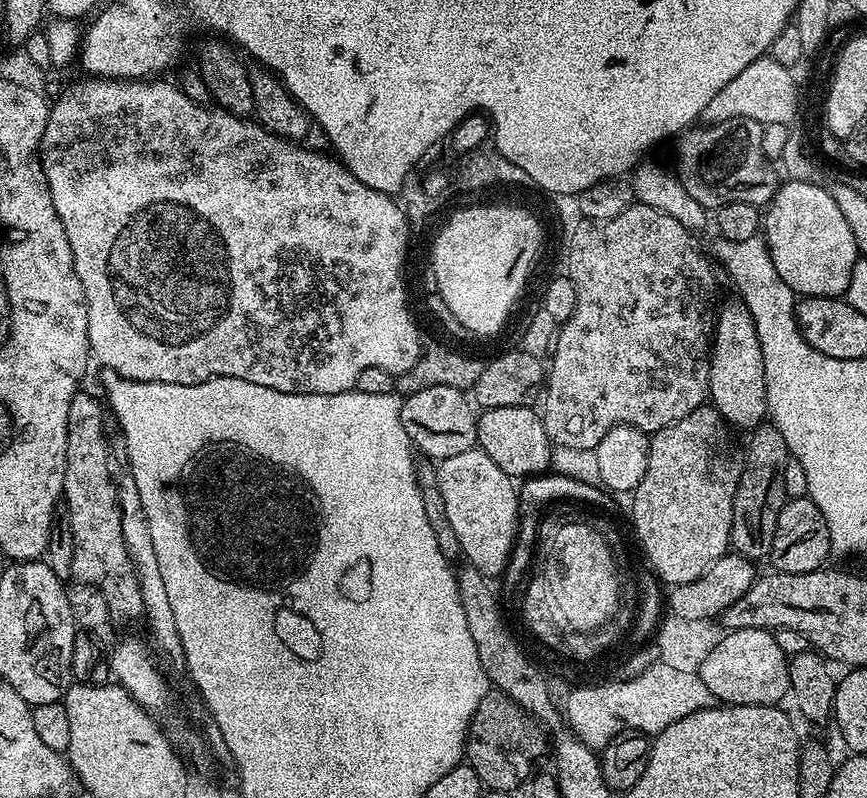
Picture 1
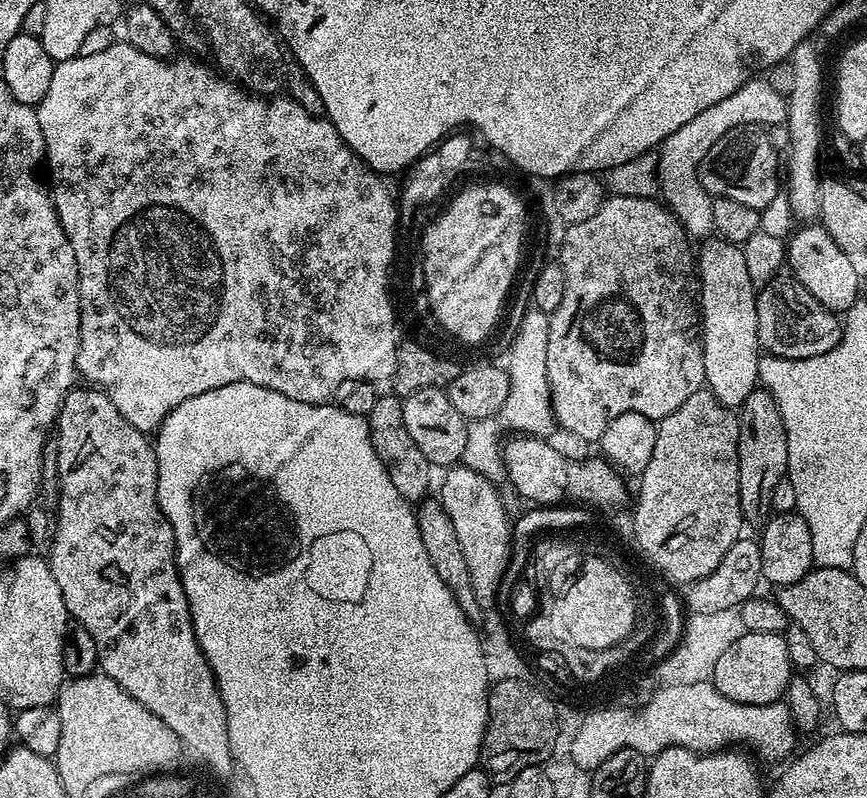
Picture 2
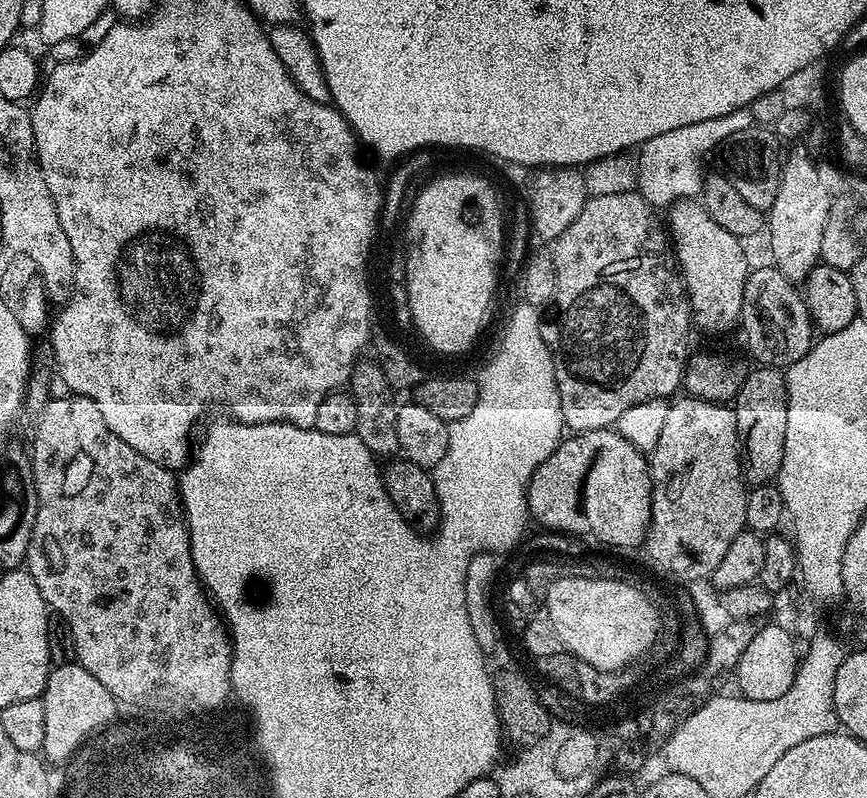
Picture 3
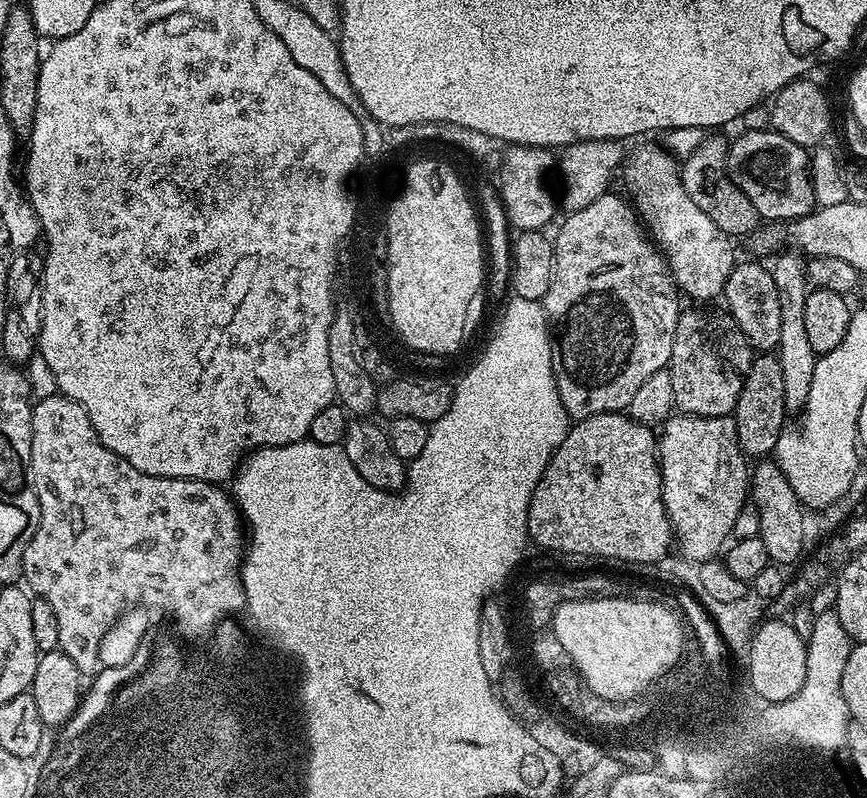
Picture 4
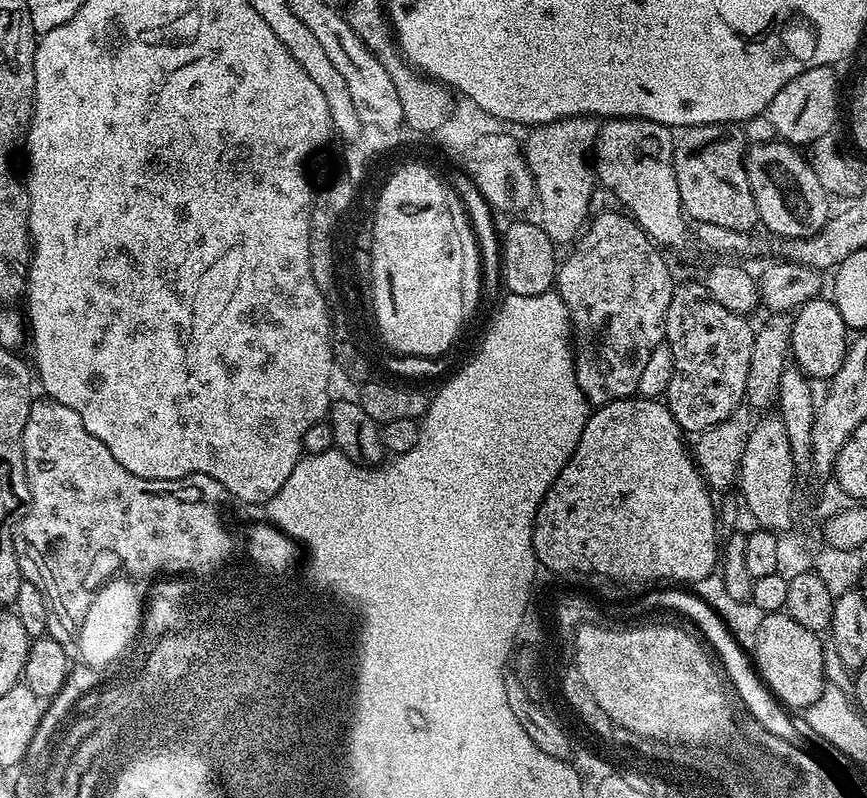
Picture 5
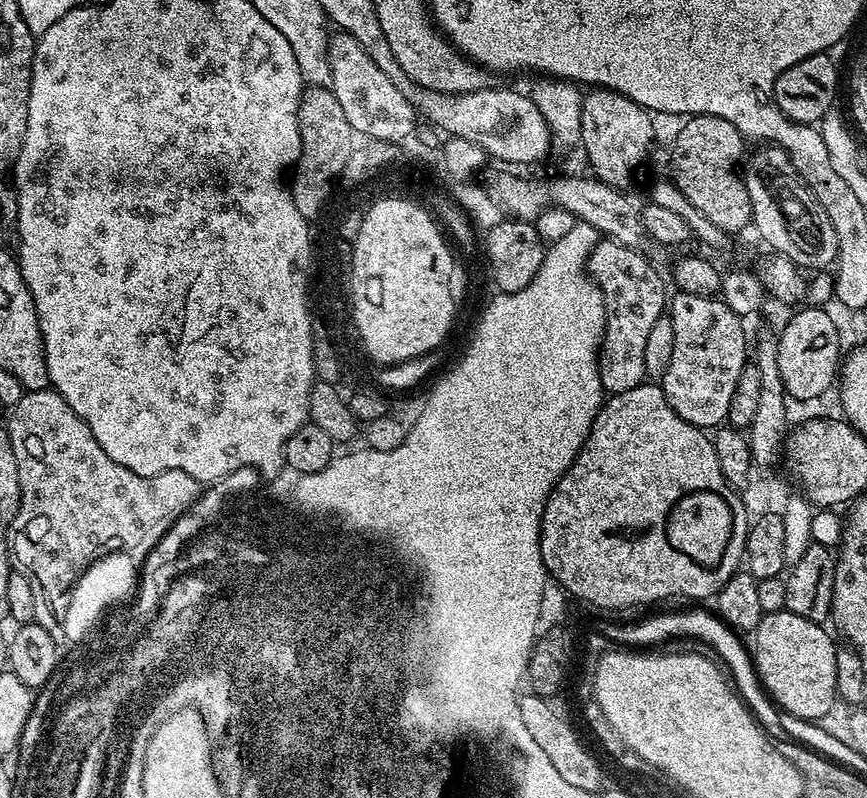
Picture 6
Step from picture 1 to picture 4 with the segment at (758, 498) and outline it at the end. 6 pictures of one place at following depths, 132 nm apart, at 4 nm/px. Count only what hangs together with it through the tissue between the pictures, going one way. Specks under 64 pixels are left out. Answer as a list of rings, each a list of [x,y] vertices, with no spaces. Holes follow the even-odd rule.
[[[757,355],[745,376],[734,411],[738,442],[745,457],[768,458],[775,453],[778,438],[786,428],[784,416],[786,409],[783,398],[782,366],[775,355]]]

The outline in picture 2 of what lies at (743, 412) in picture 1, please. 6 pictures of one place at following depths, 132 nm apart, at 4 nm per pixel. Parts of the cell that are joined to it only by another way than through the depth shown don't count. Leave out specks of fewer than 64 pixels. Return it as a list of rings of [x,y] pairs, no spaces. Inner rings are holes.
[[[712,238],[698,252],[698,299],[700,302],[700,335],[704,345],[704,383],[707,391],[718,398],[726,407],[739,409],[746,398],[760,384],[760,357],[762,349],[758,338],[758,310],[756,294],[758,286],[746,270],[744,249],[739,244],[731,244],[723,238]]]

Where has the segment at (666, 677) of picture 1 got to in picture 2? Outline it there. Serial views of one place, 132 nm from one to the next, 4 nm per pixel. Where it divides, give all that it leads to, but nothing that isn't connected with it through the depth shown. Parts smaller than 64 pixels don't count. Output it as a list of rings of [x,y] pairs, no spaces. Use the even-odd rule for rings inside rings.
[[[713,683],[703,687],[668,688],[656,696],[645,712],[626,712],[620,706],[596,708],[574,740],[574,764],[593,772],[618,750],[629,748],[646,758],[655,758],[667,748],[689,748],[691,752],[718,752],[749,744],[761,761],[780,760],[793,755],[798,729],[784,702],[743,704],[726,698]]]

